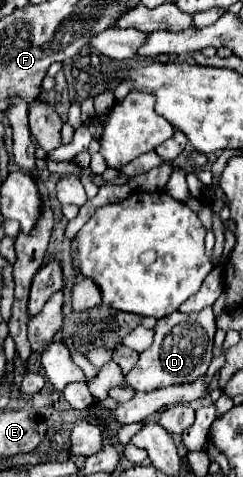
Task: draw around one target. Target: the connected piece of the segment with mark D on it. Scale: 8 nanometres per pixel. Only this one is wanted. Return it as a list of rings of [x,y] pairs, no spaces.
[[[212,307],[202,309],[200,313],[172,313],[170,317],[164,317],[156,323],[154,327],[154,343],[140,353],[138,363],[134,365],[134,371],[127,375],[121,373],[120,367],[110,361],[98,371],[96,379],[88,381],[88,387],[96,399],[106,399],[106,393],[110,387],[122,387],[122,383],[128,383],[136,391],[150,393],[152,389],[162,389],[170,385],[182,385],[182,383],[192,383],[198,377],[206,375],[206,369],[212,359],[212,349],[214,349],[214,313]]]

